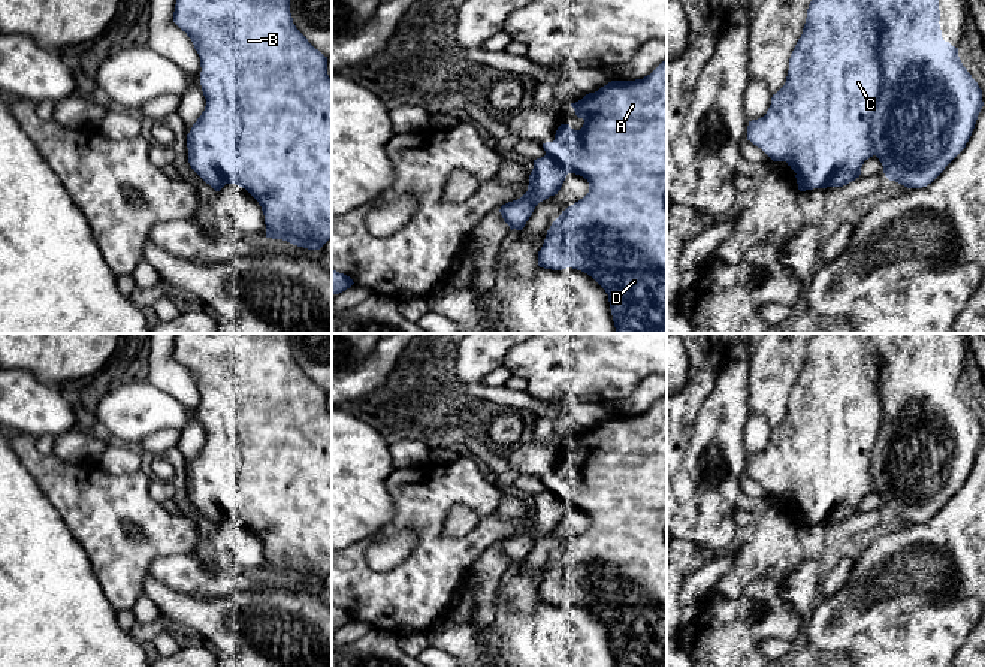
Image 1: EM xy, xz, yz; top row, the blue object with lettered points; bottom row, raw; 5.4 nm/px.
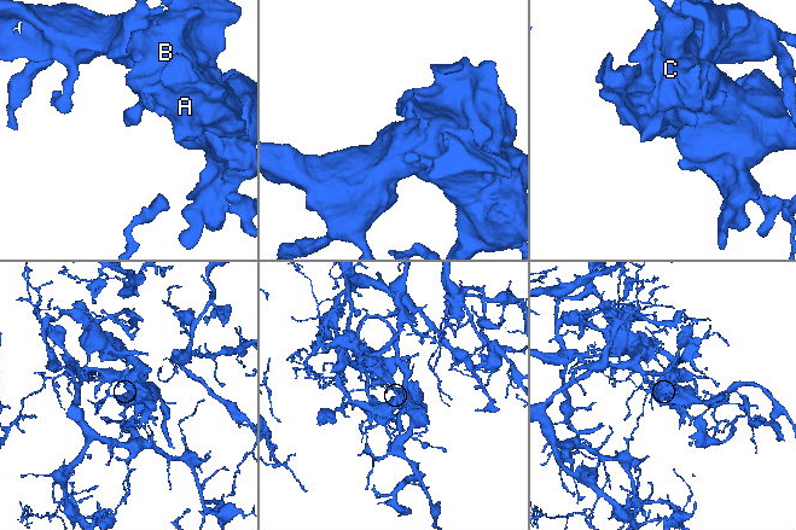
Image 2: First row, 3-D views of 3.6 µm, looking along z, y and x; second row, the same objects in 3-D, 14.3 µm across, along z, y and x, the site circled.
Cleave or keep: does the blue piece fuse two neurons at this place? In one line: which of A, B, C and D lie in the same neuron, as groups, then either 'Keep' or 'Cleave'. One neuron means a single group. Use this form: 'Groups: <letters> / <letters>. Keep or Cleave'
Groups: A B D / C. Cleave

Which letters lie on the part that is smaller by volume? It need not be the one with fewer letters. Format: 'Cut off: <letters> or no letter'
Cut off: A, B, D

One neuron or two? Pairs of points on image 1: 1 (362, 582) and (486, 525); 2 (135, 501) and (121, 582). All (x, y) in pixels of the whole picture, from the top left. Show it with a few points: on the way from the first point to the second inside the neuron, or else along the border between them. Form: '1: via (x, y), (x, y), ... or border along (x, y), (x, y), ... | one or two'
1: via (393, 582), (425, 582), (441, 565), (458, 556) | one
2: via (114, 517), (114, 544), (123, 555), (121, 561) | one

